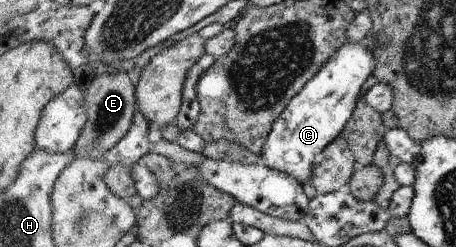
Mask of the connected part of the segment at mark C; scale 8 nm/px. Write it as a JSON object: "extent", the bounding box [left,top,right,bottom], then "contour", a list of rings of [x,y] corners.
{"extent":[261,40,375,184],"contour":[[[370,40],[346,42],[331,56],[327,64],[305,88],[286,106],[285,112],[274,122],[266,144],[261,150],[261,164],[290,174],[299,184],[310,184],[311,174],[318,161],[325,157],[328,146],[346,128],[347,121],[357,108],[361,86],[375,69],[375,54]]]}

